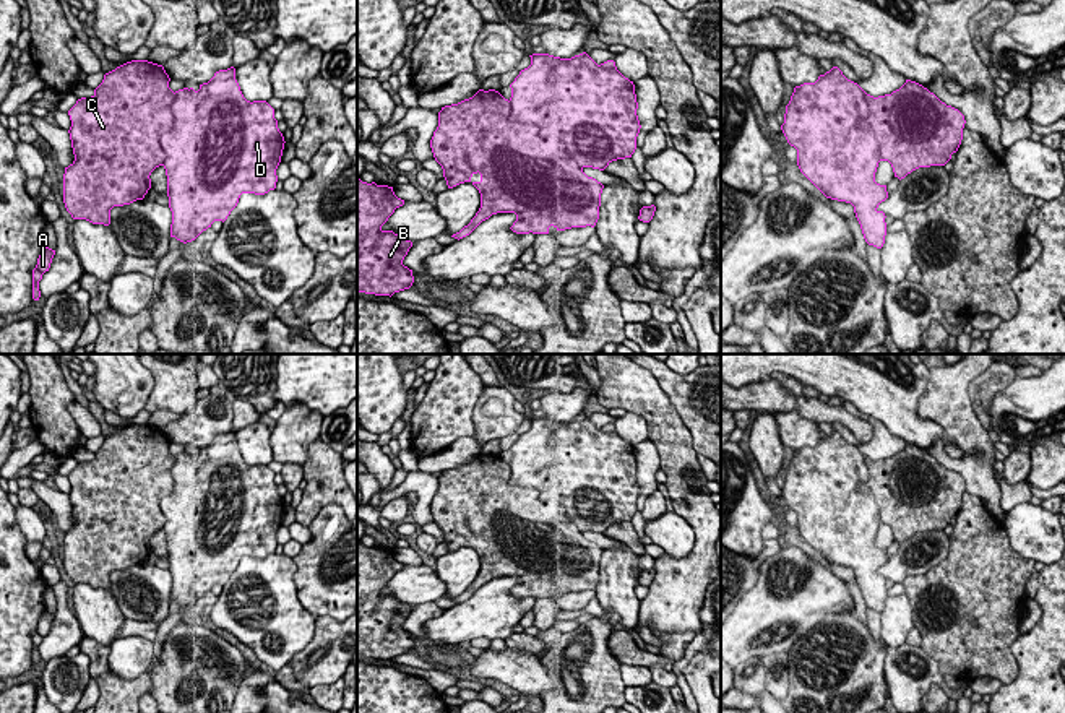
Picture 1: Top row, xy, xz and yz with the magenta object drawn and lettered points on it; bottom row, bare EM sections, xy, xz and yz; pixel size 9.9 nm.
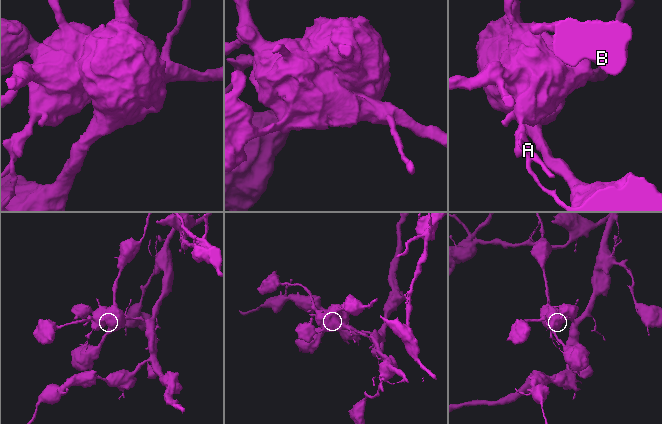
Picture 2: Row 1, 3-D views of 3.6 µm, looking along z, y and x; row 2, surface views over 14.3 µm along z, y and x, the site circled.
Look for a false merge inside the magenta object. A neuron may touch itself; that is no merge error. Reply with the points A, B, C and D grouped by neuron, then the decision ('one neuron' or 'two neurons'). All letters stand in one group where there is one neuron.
A B C / D; two neurons

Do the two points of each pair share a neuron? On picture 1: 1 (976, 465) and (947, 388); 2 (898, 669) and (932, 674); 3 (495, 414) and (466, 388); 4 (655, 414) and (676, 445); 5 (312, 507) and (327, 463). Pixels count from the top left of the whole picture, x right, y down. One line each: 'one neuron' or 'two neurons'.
1: one neuron
2: one neuron
3: two neurons
4: one neuron
5: one neuron

